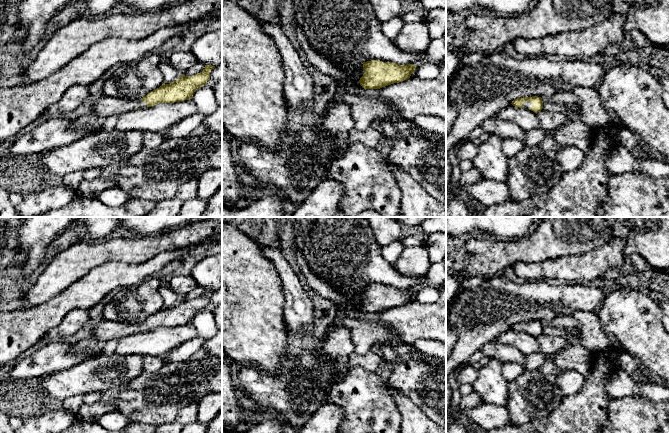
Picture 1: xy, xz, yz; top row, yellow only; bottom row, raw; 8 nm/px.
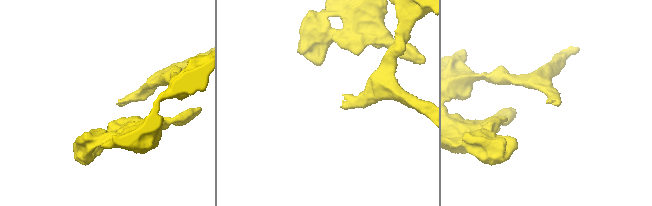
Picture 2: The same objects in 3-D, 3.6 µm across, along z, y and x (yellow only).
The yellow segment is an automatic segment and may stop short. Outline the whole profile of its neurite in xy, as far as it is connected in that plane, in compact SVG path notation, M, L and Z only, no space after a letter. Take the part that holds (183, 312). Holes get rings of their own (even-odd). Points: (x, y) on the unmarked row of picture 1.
M205 289L205 293L193 300L181 299L170 308L162 308L141 323L125 324L103 320L93 327L87 343L104 344L125 336L151 331L159 327L174 327L192 323L193 317L206 309L210 296L215 290Z

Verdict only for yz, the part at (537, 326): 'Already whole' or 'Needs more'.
Needs more

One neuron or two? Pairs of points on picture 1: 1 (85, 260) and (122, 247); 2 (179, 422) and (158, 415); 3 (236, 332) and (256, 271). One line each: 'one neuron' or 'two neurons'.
1: one neuron
2: two neurons
3: one neuron

